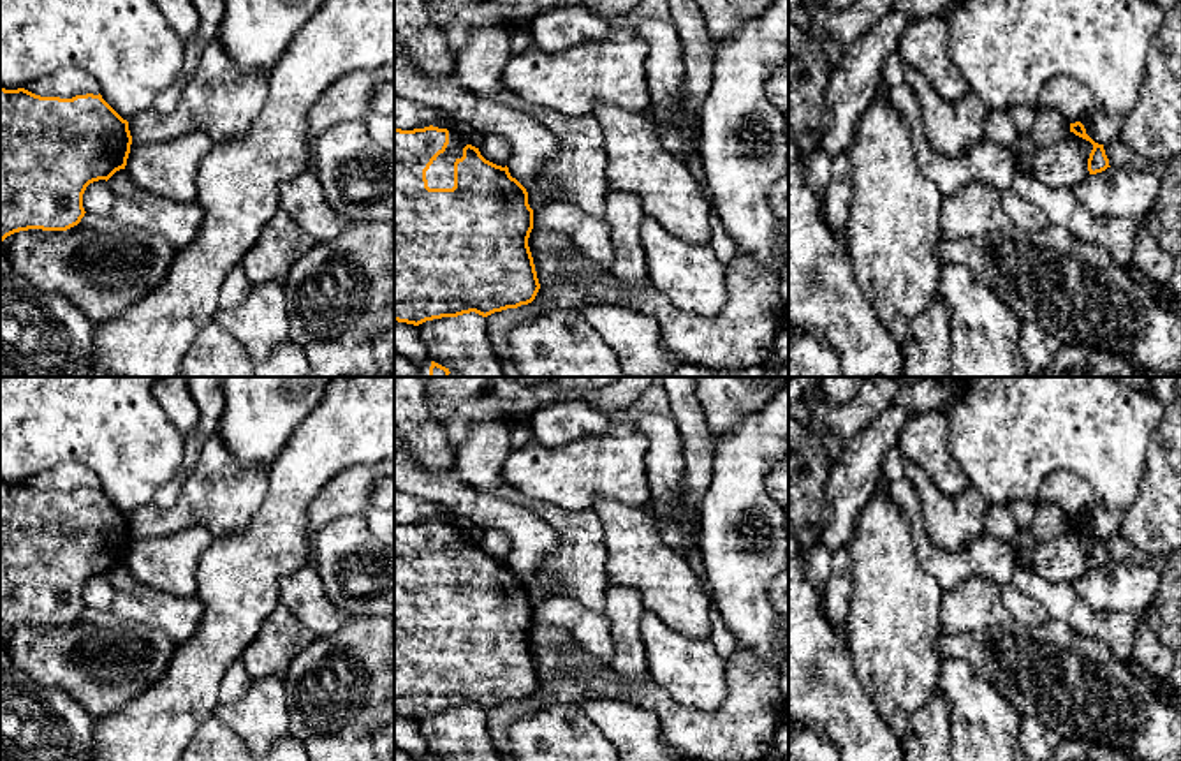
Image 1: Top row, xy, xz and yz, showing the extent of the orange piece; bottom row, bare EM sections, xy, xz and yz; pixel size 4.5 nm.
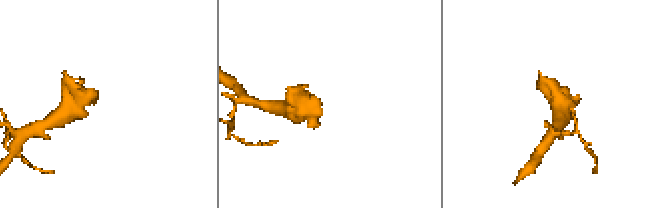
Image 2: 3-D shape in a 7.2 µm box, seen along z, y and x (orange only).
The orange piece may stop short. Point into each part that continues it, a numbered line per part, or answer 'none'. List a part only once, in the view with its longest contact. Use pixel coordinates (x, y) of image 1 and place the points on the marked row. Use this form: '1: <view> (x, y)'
1: xz (440, 175)

